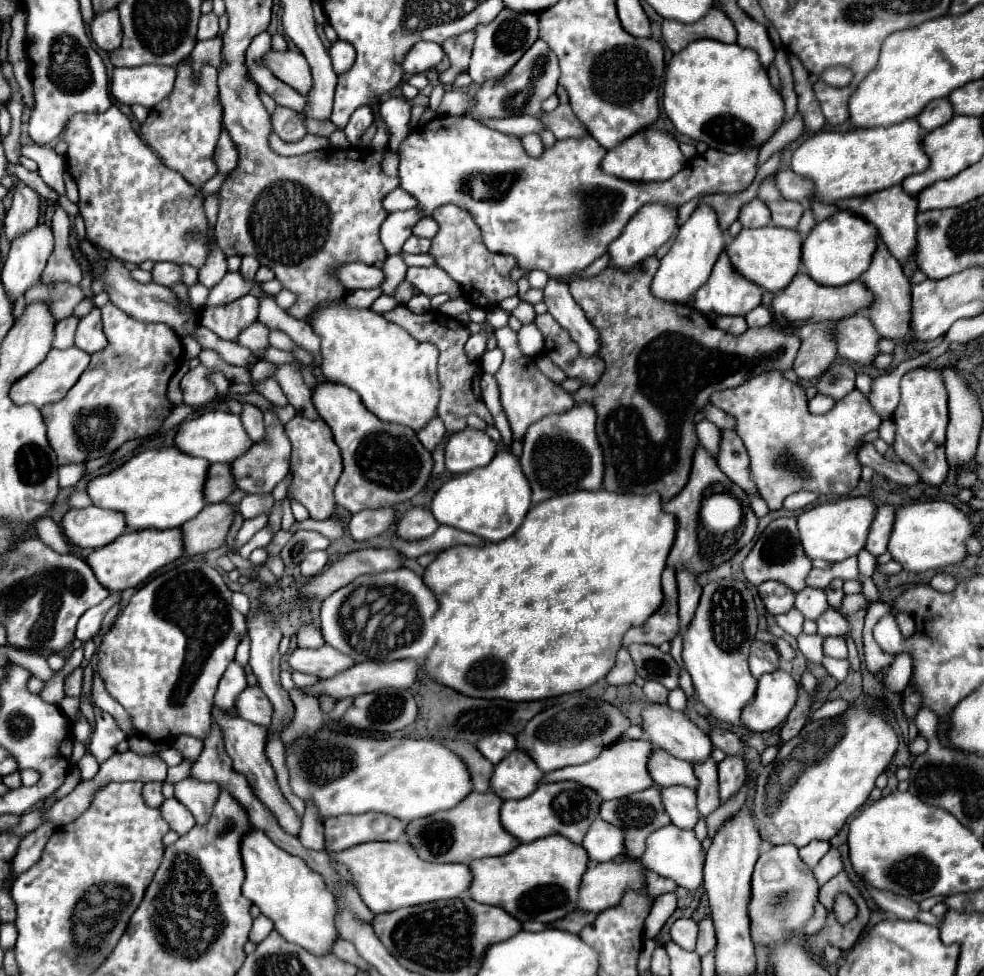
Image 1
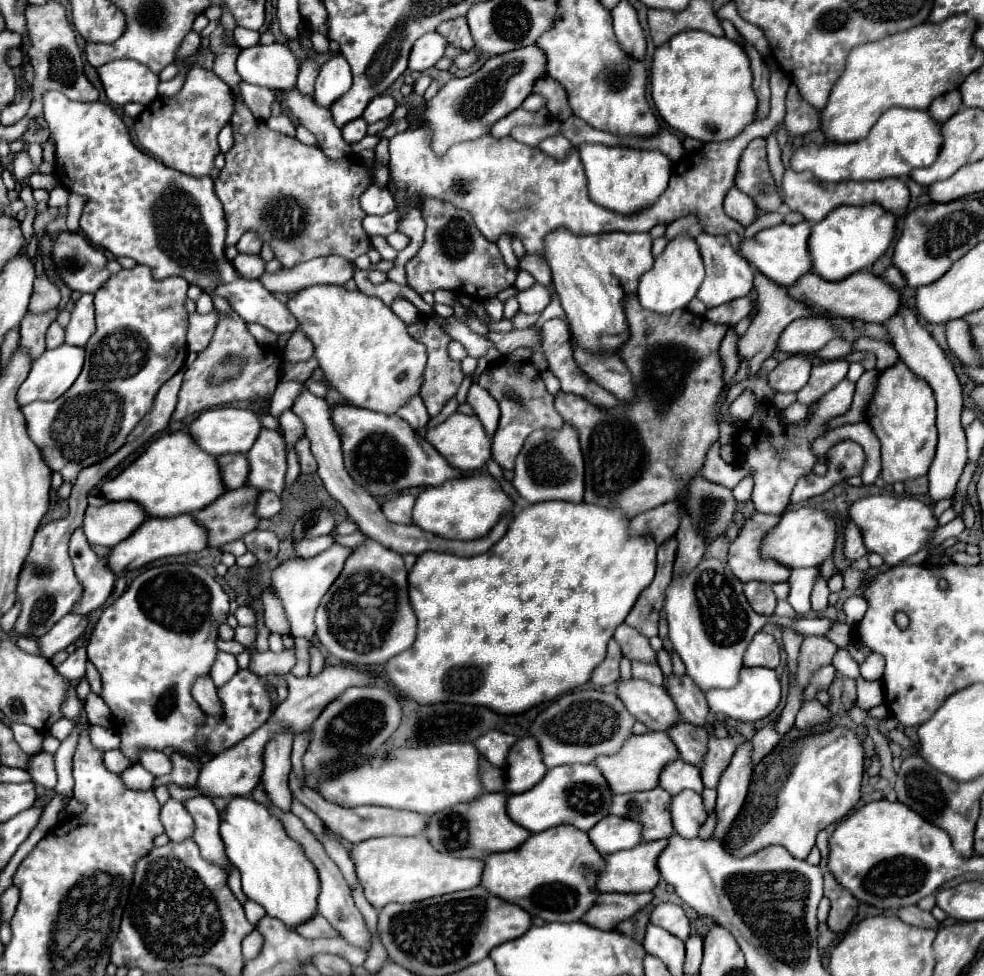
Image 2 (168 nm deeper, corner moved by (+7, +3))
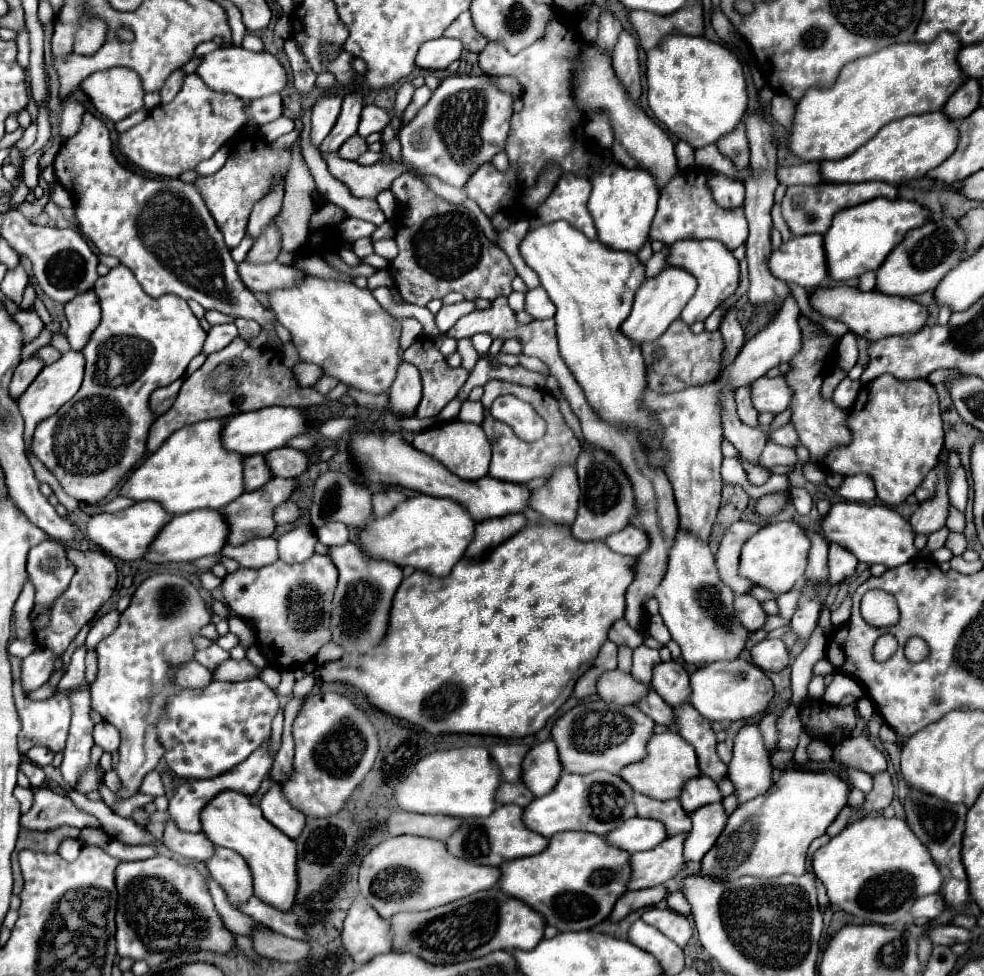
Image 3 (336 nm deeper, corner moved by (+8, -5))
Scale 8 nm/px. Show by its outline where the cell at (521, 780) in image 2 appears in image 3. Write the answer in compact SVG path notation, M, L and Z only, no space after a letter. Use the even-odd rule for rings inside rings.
M552 739L538 743L528 751L522 763L522 769L524 769L522 781L536 797L550 793L562 775L562 765L556 749L558 747Z

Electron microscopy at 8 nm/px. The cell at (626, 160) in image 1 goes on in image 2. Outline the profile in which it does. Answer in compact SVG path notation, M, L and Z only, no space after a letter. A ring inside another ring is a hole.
M579 145L581 161L585 159L585 173L589 179L589 197L617 213L631 215L651 205L665 189L671 175L671 159L661 151L643 151L629 147L605 147L605 145Z

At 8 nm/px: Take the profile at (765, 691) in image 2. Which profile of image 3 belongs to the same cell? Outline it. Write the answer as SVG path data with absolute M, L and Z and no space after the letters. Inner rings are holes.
M738 657L734 661L716 661L704 667L698 667L690 675L690 703L692 707L706 717L708 721L738 721L750 719L756 713L764 711L774 697L772 681L758 669L754 663Z

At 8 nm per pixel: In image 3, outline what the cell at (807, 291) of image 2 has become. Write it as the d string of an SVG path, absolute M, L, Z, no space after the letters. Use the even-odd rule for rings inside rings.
M828 287L828 289L818 289L812 297L810 297L810 305L826 315L832 317L836 321L842 321L844 325L848 325L848 329L858 335L864 337L868 341L880 341L884 337L892 337L892 335L908 335L908 333L918 333L918 329L922 329L928 321L928 307L906 299L906 297L892 297L892 295L884 295L878 291L858 291L856 287Z

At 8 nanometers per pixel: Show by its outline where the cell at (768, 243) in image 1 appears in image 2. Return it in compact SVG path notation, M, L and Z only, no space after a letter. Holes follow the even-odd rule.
M803 221L799 225L777 225L777 227L769 227L759 231L755 237L751 239L741 239L741 247L739 253L743 255L743 259L757 269L759 273L763 273L767 279L775 281L777 285L789 287L793 285L803 273L807 273L811 269L811 259L807 257L807 239L811 233L811 223Z

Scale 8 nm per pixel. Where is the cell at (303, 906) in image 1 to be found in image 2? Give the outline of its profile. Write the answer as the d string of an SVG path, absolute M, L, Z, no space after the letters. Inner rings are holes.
M233 797L227 803L227 809L223 813L221 821L221 837L225 843L227 857L233 861L233 865L241 871L243 881L243 893L247 899L253 899L255 903L263 905L269 917L275 917L287 925L287 929L295 929L295 925L301 925L311 917L311 913L317 913L317 895L319 895L319 877L315 873L315 867L307 861L307 857L301 853L301 847L287 837L283 831L283 825L269 815L267 807L245 797Z

